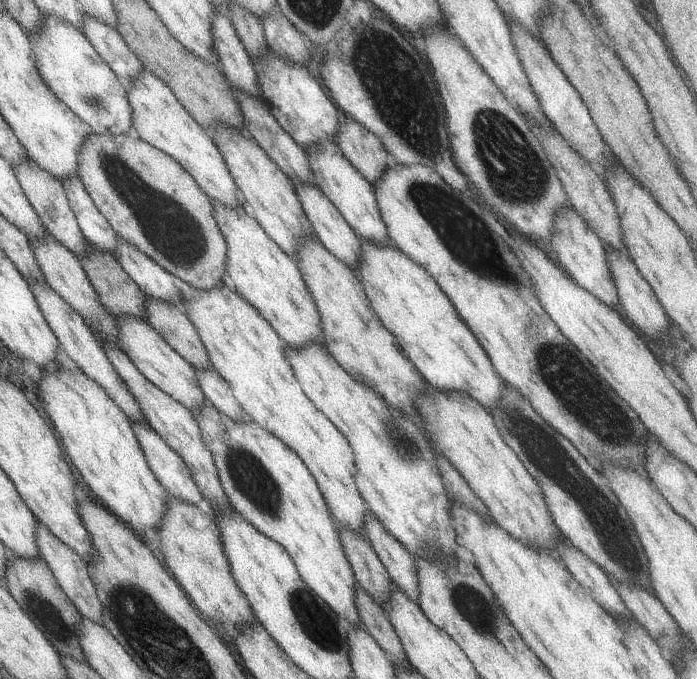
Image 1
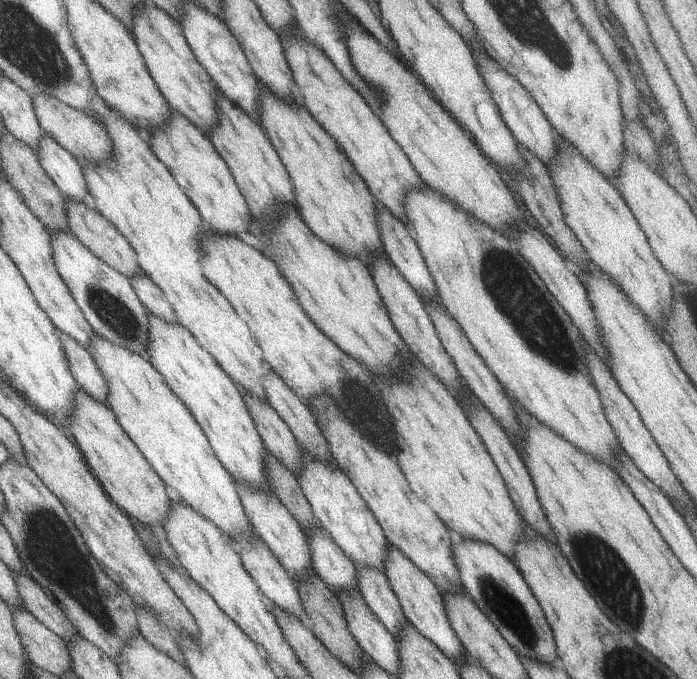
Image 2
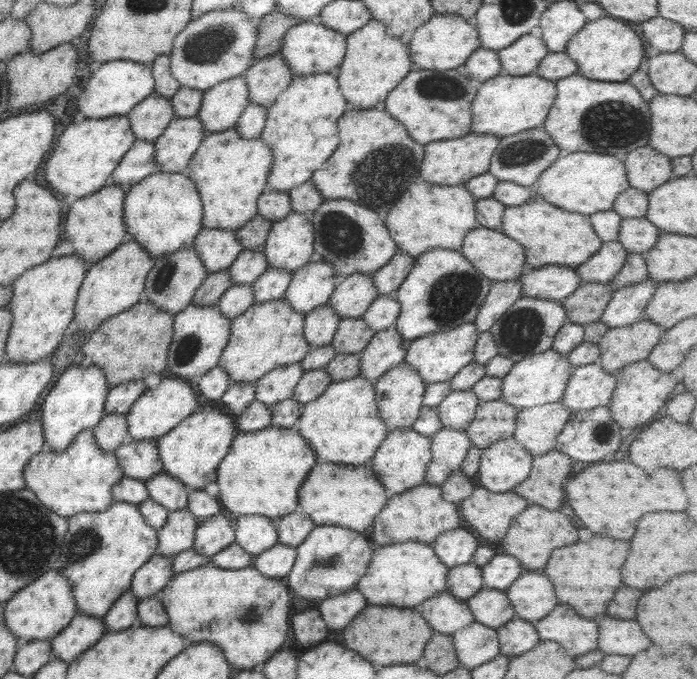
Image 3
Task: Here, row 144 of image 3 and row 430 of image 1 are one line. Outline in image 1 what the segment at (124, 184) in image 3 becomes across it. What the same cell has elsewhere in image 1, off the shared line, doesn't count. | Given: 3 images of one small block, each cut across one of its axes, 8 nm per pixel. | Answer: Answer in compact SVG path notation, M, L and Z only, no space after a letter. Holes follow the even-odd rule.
M131 421L133 434L149 470L171 497L197 505L203 503L198 486L193 482L186 464L148 425Z

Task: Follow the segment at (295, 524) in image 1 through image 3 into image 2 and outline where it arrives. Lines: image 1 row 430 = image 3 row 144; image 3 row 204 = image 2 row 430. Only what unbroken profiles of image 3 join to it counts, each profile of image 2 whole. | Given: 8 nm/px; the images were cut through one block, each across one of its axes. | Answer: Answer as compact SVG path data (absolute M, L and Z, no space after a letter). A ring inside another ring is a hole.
M147 313L148 316L148 354L149 364L161 375L167 388L177 396L177 400L183 404L195 423L201 428L201 432L210 444L215 458L221 466L232 476L233 480L241 481L248 487L271 491L266 483L264 475L264 454L265 448L255 425L247 412L241 390L236 384L221 370L221 367L205 352L199 343L193 338L190 332L177 323L168 323L159 317Z

